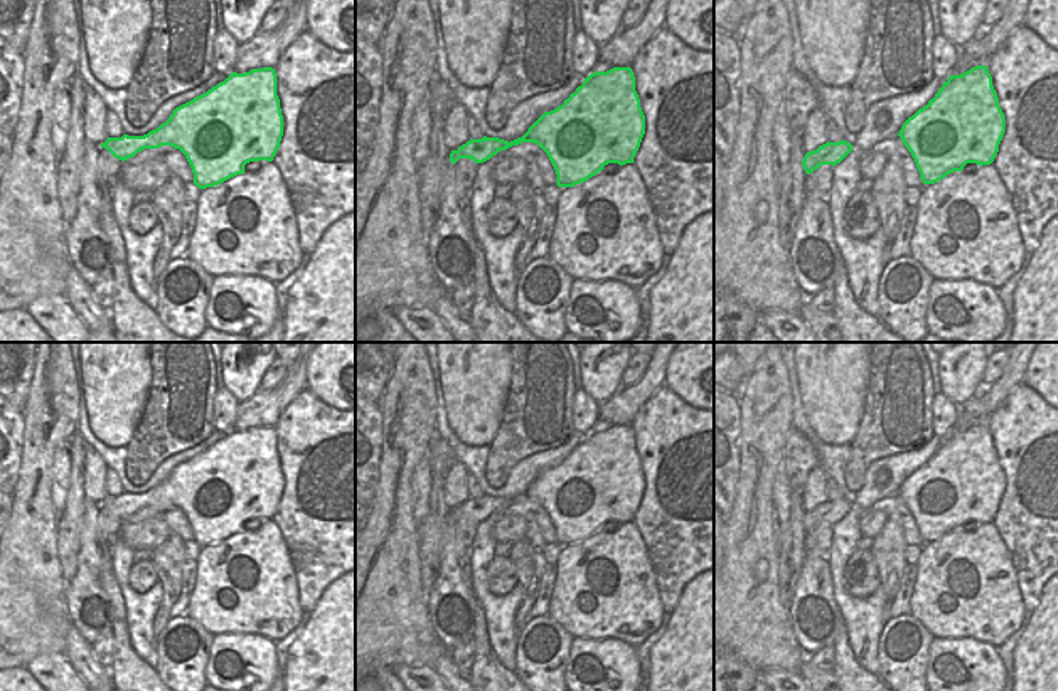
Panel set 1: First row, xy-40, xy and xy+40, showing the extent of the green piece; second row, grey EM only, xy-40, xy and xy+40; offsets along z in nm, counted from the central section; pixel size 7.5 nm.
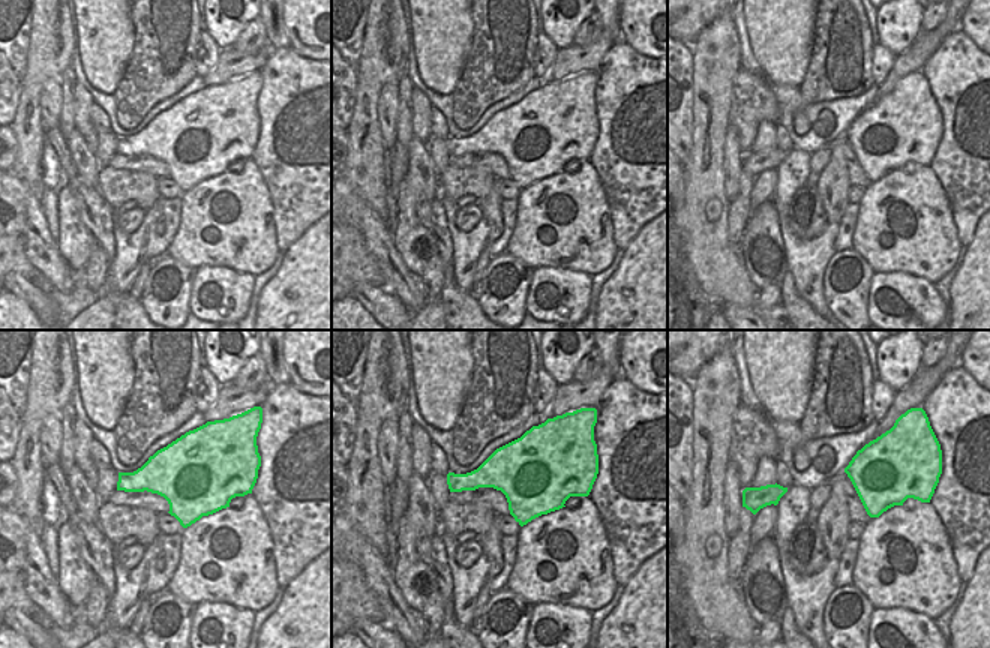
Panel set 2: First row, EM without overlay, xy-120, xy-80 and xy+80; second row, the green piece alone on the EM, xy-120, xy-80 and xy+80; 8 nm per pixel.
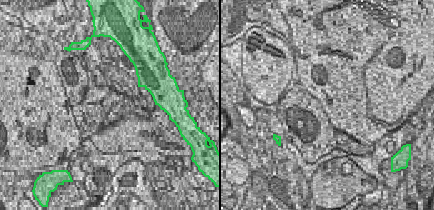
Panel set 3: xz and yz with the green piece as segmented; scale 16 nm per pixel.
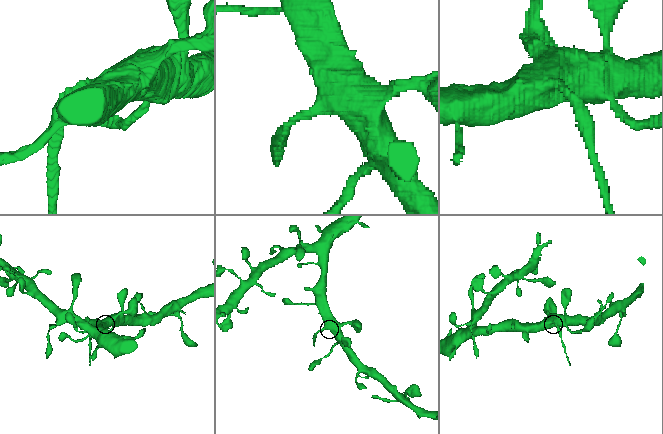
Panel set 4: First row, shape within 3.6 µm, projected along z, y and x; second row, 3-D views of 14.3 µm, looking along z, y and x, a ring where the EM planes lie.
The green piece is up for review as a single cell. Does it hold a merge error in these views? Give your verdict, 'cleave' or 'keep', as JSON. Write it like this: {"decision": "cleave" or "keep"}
{"decision": "cleave"}

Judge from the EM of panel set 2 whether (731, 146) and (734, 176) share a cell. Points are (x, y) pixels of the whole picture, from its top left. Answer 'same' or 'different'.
same

